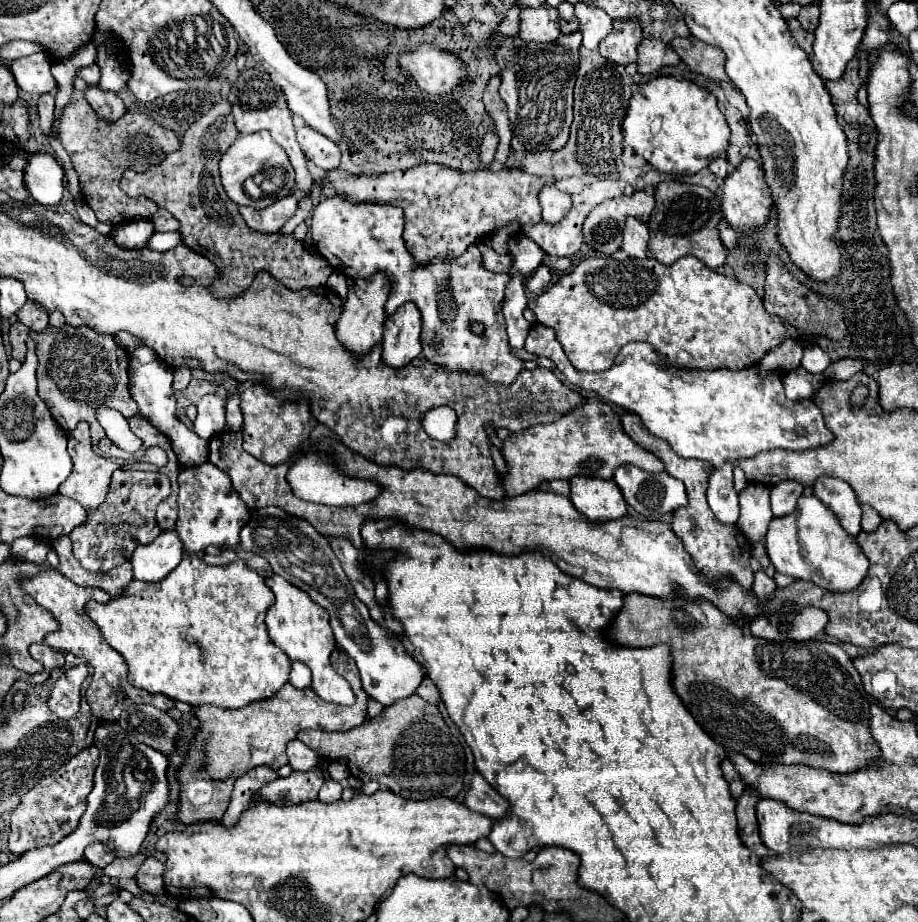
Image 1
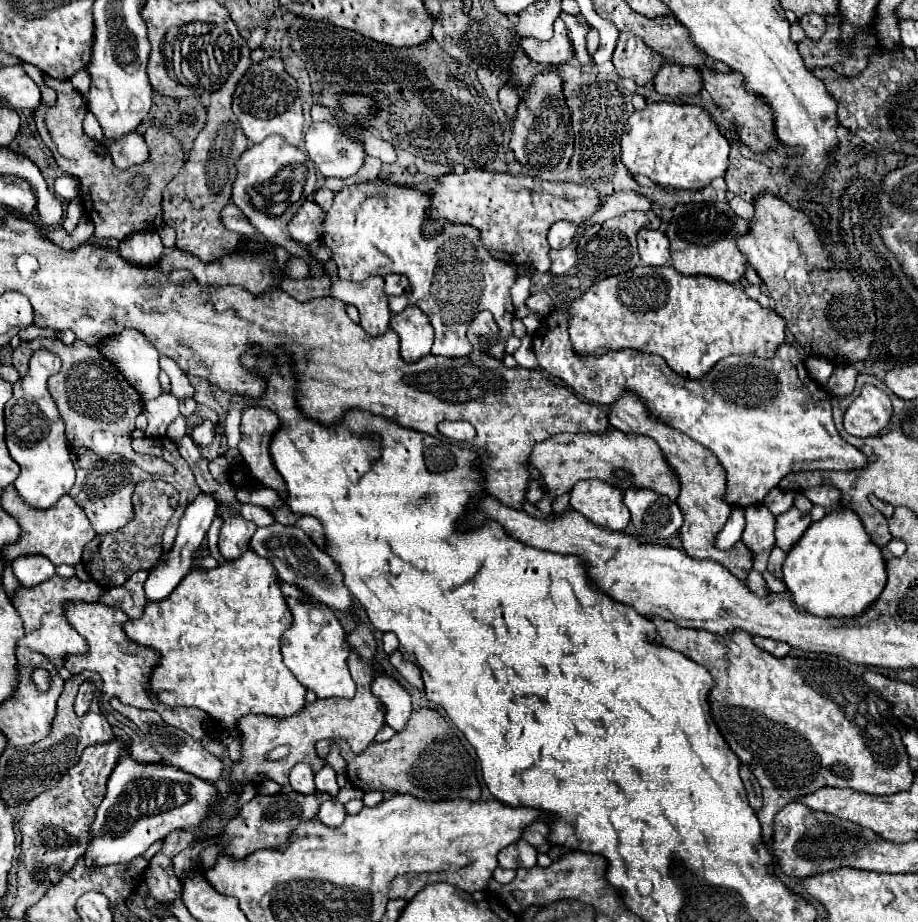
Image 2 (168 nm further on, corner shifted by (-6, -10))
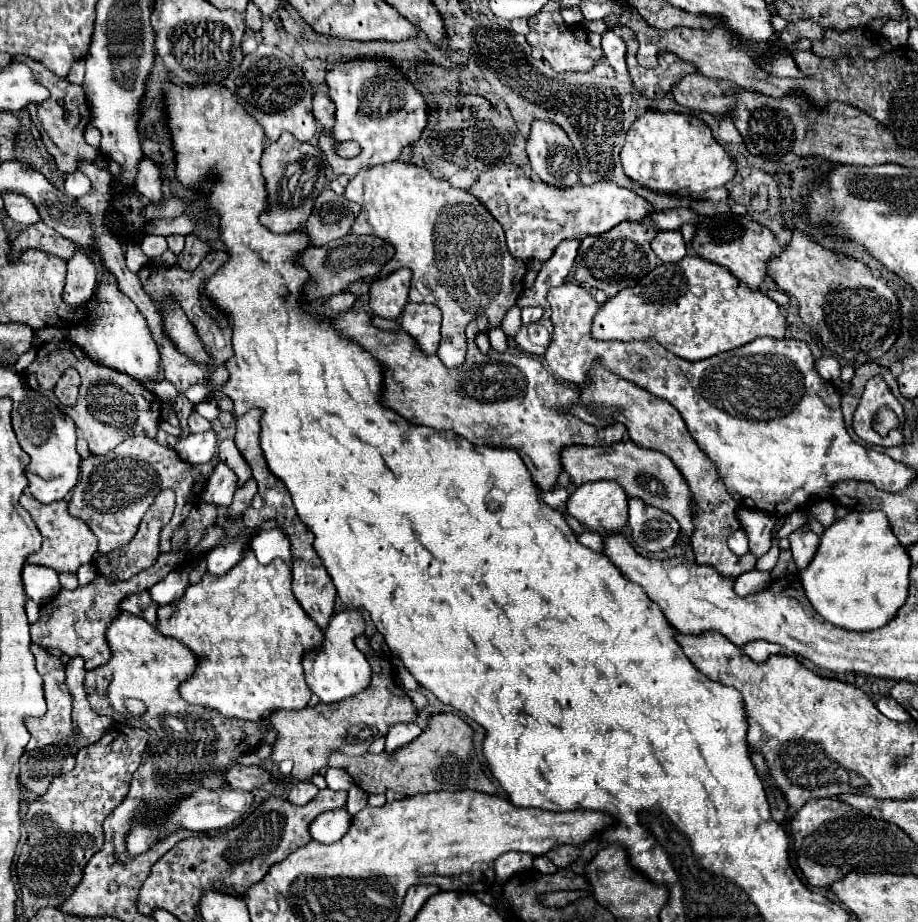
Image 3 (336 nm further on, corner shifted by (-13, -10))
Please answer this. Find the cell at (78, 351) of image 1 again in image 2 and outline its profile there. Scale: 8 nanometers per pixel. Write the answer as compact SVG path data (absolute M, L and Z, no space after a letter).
M58 338L22 342L12 354L12 366L20 376L26 376L28 362L36 348L50 350L62 360L60 372L48 380L48 392L66 422L68 442L76 448L84 446L104 458L110 454L122 454L130 460L132 432L136 430L136 416L142 412L140 394L126 382L124 376L120 376L120 372L116 372L116 368L112 368L112 362L108 362L96 346L84 344L82 340L76 340L72 346L62 344Z

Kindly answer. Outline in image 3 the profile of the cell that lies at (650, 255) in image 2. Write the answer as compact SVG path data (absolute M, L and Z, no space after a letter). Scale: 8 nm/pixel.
M659 230L651 242L653 252L663 262L679 262L685 256L685 240L677 230Z

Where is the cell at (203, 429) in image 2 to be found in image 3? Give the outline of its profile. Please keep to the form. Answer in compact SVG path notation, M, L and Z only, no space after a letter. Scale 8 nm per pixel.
M207 430L203 434L189 434L177 440L175 450L185 462L199 466L203 462L209 462L217 454L217 436L213 430Z

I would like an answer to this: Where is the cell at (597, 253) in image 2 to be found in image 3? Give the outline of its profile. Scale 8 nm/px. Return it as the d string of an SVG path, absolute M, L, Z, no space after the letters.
M623 222L611 228L611 232L603 232L603 236L583 238L575 258L575 280L587 288L599 288L607 296L615 296L619 290L637 284L641 276L657 266L657 256L649 246L655 234L657 228L649 222Z

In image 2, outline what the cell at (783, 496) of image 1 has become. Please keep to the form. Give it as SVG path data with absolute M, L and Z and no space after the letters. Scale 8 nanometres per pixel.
M790 508L784 514L776 516L776 546L782 548L784 552L790 552L792 546L802 538L802 534L808 530L808 526L812 524L810 514L800 512L798 508Z

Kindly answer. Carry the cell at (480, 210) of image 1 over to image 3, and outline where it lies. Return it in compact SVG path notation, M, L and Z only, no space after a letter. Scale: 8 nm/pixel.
M503 164L483 172L469 192L491 210L491 216L503 226L511 256L529 262L547 262L561 240L599 236L619 222L643 220L651 212L641 196L613 182L597 182L591 186L575 184L571 188L551 188L541 180L531 180L519 166Z

